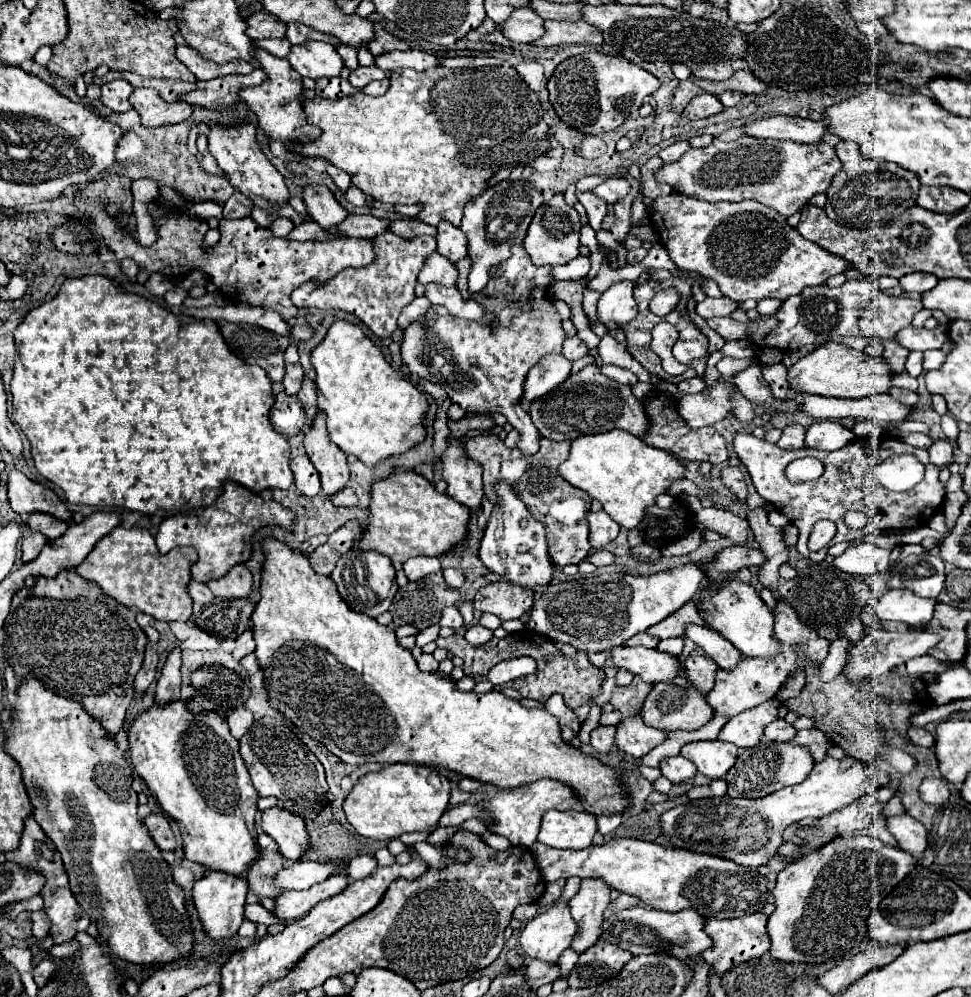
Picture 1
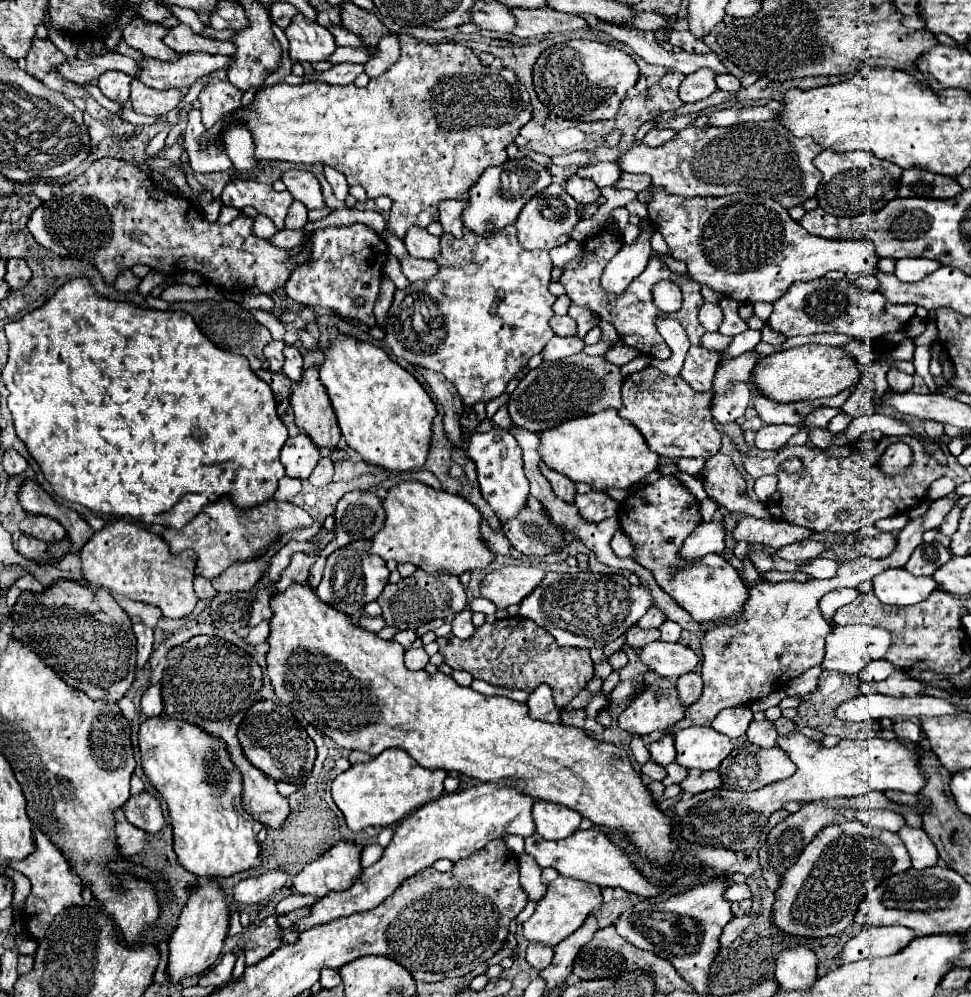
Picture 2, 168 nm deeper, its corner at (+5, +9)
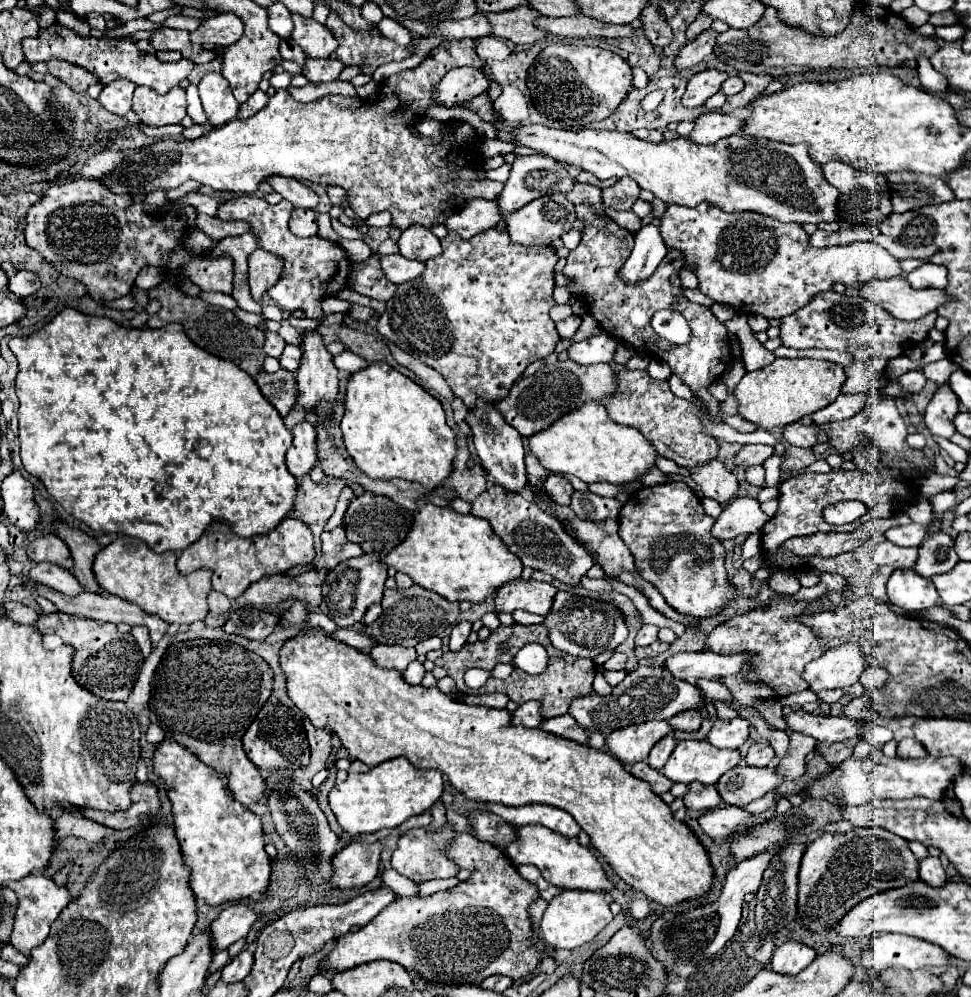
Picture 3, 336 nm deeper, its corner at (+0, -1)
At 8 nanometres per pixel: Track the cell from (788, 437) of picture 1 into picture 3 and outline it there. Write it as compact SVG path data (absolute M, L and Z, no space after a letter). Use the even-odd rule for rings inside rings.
M746 444L740 448L740 452L736 454L734 462L742 468L750 468L756 464L762 464L766 458L770 458L774 452L772 446L764 446L764 444Z

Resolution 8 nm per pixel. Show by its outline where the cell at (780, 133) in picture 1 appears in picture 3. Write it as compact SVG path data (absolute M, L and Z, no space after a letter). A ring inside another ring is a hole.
M706 112L694 120L694 128L686 140L694 144L714 144L716 140L732 134L742 134L742 120L720 112Z

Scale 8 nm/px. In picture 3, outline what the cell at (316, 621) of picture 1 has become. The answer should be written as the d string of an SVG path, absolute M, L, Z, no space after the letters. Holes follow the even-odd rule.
M320 628L306 630L306 632L298 634L296 638L290 638L284 644L282 652L280 652L280 666L282 666L282 670L284 670L286 678L288 678L288 696L290 696L290 700L310 718L310 722L316 728L330 726L332 732L336 732L340 736L340 742L350 752L350 756L356 758L356 760L362 760L366 766L374 768L374 766L378 766L378 764L382 764L386 760L392 760L396 756L406 756L416 768L436 768L436 770L440 770L452 782L452 786L458 792L462 792L466 798L476 800L476 802L494 802L494 804L504 804L504 806L524 806L524 804L550 804L550 806L558 806L558 808L562 808L562 810L566 810L566 812L570 812L574 816L578 826L590 836L590 840L592 840L590 844L606 858L606 862L614 870L614 874L618 874L628 886L632 886L634 890L640 890L652 902L658 902L662 906L676 906L676 904L686 902L686 900L704 898L712 890L714 868L710 864L710 858L708 858L706 850L702 848L702 844L694 836L694 832L690 832L690 828L686 824L674 820L670 806L660 796L656 796L646 782L642 782L636 776L632 776L630 772L626 772L624 766L618 764L618 760L614 756L610 756L610 754L606 754L602 750L594 750L594 748L590 748L586 744L578 744L578 742L572 742L572 740L548 734L548 732L544 732L540 728L532 730L532 728L524 728L524 726L512 726L508 710L494 710L494 708L484 708L484 706L468 706L468 704L456 702L454 698L442 694L438 688L410 686L410 684L404 682L404 678L400 676L398 670L384 670L384 668L376 666L374 660L368 654L362 654L362 652L358 652L356 648L352 648L348 644L336 642L334 638L330 638Z

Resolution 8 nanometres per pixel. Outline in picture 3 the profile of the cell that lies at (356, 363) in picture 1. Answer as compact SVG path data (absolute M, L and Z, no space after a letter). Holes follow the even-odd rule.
M372 362L366 370L350 376L344 406L344 444L358 468L370 478L404 478L434 490L450 476L456 456L454 432L446 424L442 404L408 376L386 362Z

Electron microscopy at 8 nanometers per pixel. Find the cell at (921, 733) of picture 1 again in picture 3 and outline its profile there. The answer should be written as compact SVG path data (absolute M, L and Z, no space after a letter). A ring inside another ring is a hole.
M902 738L898 742L898 758L924 758L924 756L928 756L928 752L922 744L918 744L918 740Z

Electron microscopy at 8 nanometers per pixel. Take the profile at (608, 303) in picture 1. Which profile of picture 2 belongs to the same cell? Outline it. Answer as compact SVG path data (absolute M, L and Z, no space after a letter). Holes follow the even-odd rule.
M649 220L641 222L641 236L635 244L623 244L623 248L613 256L613 260L605 266L601 276L601 286L605 292L611 292L615 296L623 294L629 284L645 270L651 254L649 238L655 228Z

